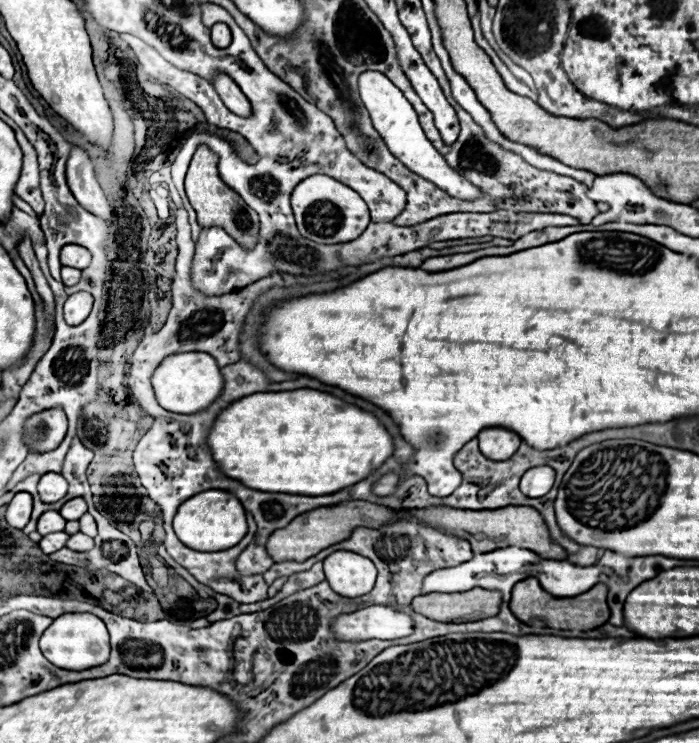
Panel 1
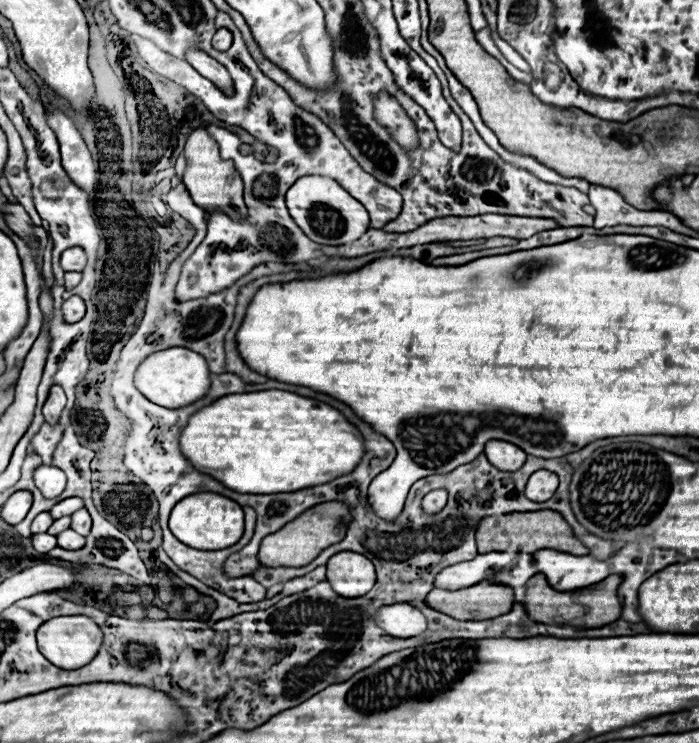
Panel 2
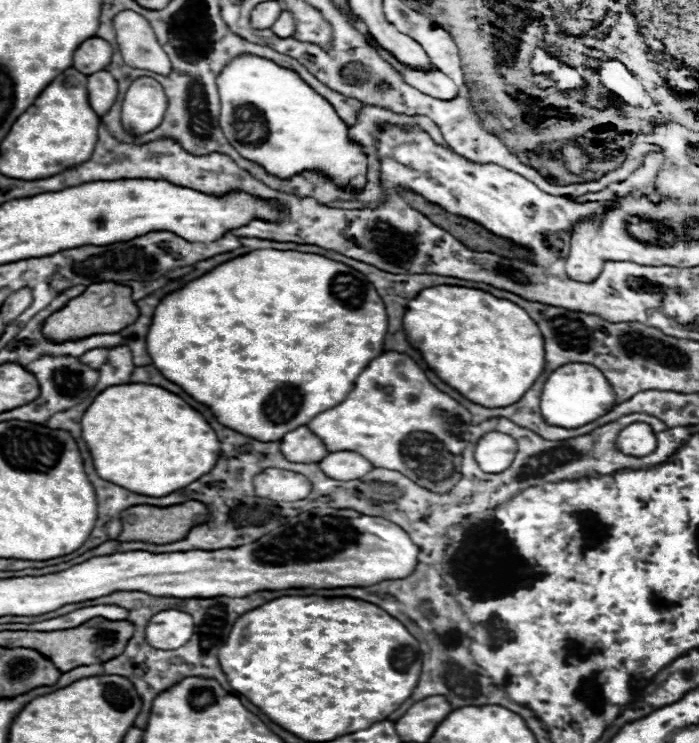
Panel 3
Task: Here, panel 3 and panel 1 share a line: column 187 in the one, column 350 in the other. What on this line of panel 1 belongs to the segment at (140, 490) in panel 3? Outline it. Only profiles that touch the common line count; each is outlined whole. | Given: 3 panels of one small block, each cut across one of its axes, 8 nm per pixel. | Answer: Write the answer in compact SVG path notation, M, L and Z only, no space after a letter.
M312 388L258 392L232 402L218 414L208 446L218 468L244 486L302 496L348 488L378 470L394 452L392 436L372 412Z

